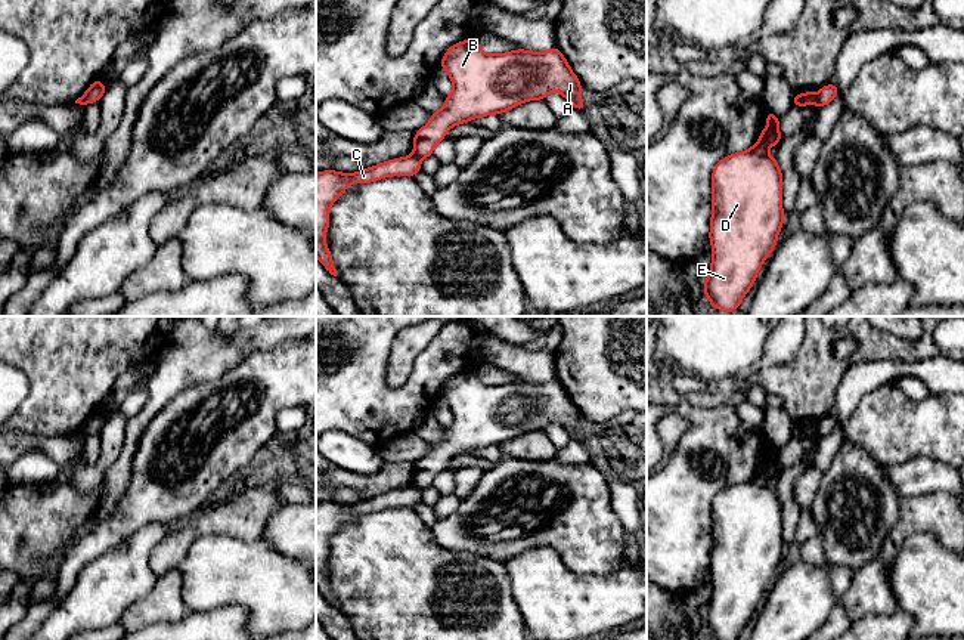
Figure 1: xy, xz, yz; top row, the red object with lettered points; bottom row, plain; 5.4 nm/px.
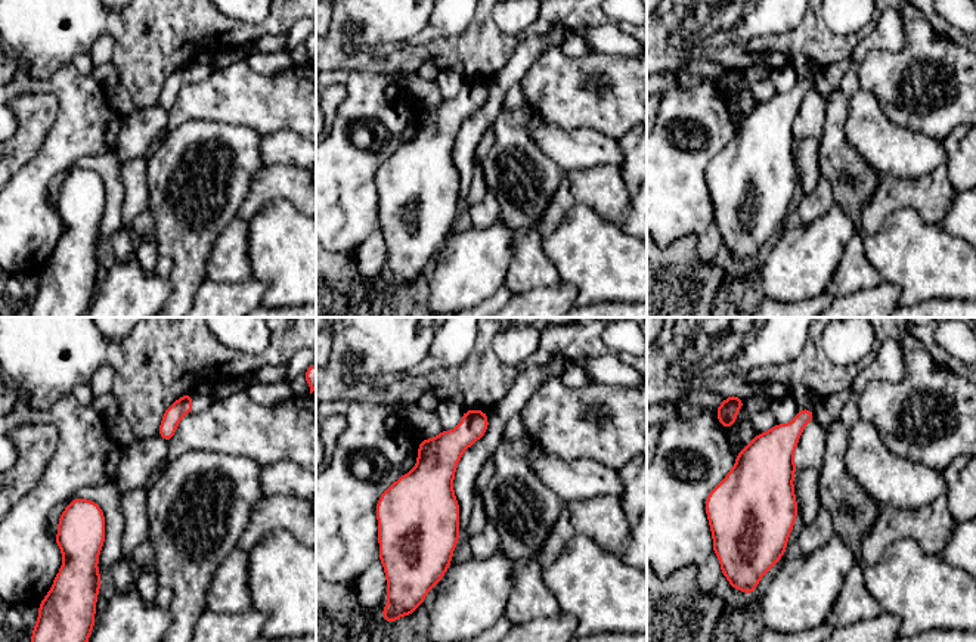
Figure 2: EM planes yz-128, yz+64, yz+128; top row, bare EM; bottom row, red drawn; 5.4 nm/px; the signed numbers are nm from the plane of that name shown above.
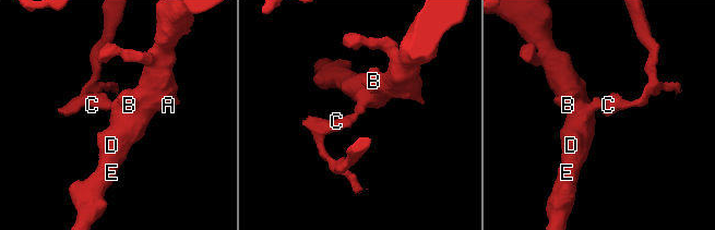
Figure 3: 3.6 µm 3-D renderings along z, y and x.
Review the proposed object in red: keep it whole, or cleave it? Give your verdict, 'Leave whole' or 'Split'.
Split

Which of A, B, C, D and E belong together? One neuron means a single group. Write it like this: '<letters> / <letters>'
A B D E / C

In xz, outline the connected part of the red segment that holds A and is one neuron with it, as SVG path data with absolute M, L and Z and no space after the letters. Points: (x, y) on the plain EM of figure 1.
M468 370L447 380L440 398L447 402L453 421L444 429L444 438L431 443L431 451L415 463L413 486L418 489L433 486L435 476L453 457L469 454L478 448L500 446L527 432L545 430L551 423L562 426L579 442L586 439L580 430L582 415L557 377L546 383L518 380L489 386L480 380L477 370Z

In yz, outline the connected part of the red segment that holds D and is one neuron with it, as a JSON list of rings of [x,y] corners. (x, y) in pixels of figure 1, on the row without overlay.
[[[766,442],[766,452],[769,455],[766,458],[763,458],[759,472],[751,479],[748,479],[747,482],[743,482],[743,483],[737,483],[737,485],[731,485],[731,486],[725,488],[723,491],[720,491],[715,497],[715,500],[712,503],[713,542],[712,542],[712,548],[710,548],[710,565],[709,565],[709,571],[712,573],[712,597],[710,597],[709,607],[706,609],[706,612],[703,615],[704,615],[704,627],[709,630],[712,639],[715,639],[715,640],[738,640],[740,639],[741,631],[748,624],[748,621],[753,618],[754,612],[757,610],[757,603],[759,603],[760,597],[763,596],[766,588],[771,587],[771,584],[774,582],[774,579],[778,573],[777,572],[778,565],[779,565],[784,550],[785,550],[784,542],[782,542],[782,504],[781,504],[777,489],[768,486],[768,480],[772,476],[778,476],[782,470],[781,464],[779,464],[779,449],[775,445],[772,445],[771,442]]]

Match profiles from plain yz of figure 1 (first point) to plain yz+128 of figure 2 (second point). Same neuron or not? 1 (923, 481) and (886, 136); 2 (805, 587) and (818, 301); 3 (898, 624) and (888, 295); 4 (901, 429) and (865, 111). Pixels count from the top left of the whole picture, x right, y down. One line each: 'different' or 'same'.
1: same
2: different
3: same
4: different

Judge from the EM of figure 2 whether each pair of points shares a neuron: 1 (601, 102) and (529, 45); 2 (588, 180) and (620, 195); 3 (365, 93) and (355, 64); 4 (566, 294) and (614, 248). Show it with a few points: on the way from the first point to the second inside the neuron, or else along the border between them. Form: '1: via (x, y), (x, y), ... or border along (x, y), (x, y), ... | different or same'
1: border along (558, 47), (545, 50), (533, 62), (521, 81) | different
2: via (595, 186), (613, 195) | same
3: border along (362, 68), (331, 71) | different
4: border along (561, 281), (575, 288), (575, 301) | different

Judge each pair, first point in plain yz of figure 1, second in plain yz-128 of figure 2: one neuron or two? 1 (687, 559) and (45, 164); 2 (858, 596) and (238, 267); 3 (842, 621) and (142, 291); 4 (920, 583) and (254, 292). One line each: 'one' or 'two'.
1: one
2: one
3: two
4: two

